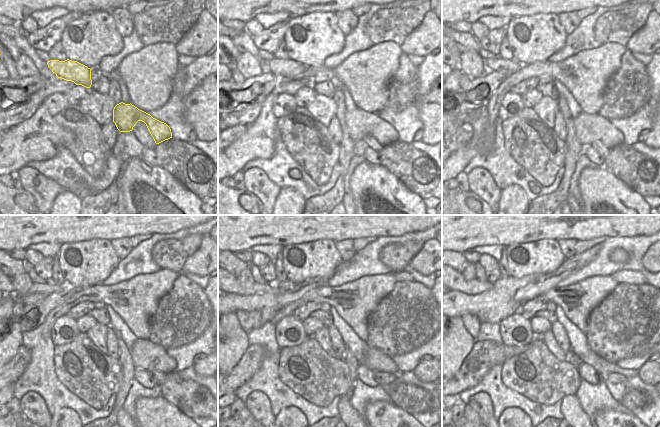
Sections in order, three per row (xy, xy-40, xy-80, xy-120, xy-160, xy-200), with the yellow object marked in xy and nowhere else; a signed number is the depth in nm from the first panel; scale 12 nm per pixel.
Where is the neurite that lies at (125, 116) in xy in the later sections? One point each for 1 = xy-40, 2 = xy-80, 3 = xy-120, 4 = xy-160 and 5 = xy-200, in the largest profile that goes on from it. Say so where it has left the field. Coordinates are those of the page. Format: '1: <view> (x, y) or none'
1: xy-40 (360, 123)
2: xy-80 (589, 128)
3: xy-120 (146, 355)
4: xy-160 (374, 359)
5: xy-200 (603, 367)

